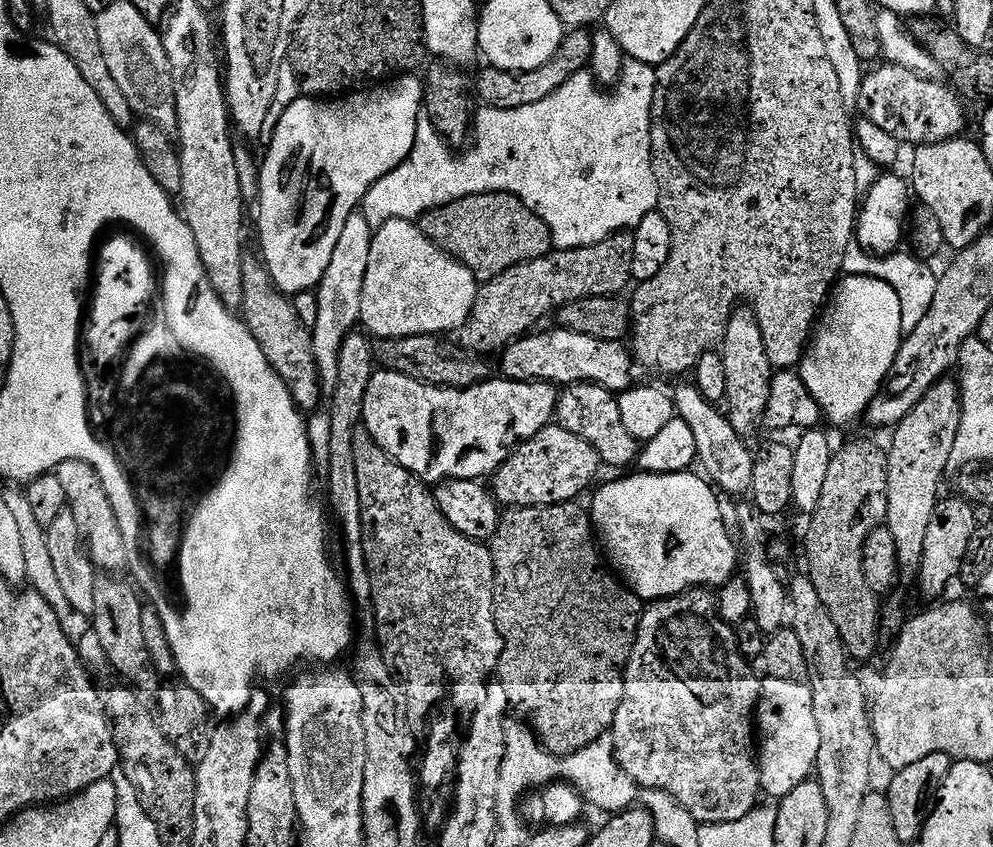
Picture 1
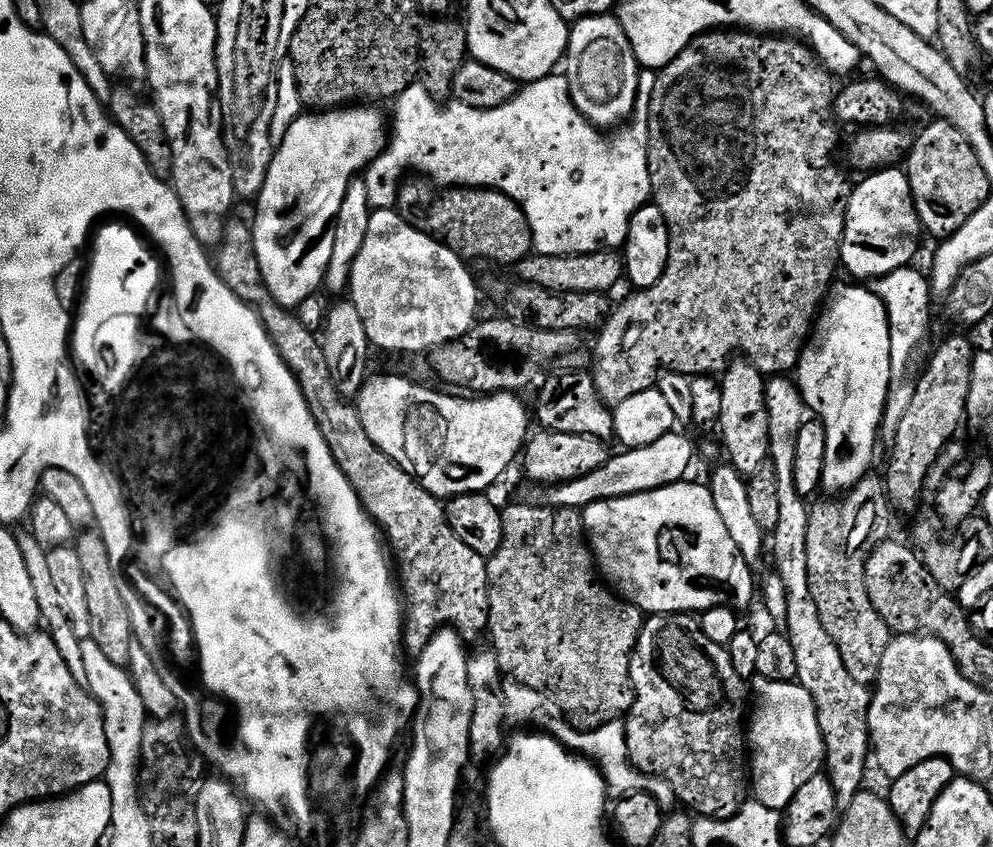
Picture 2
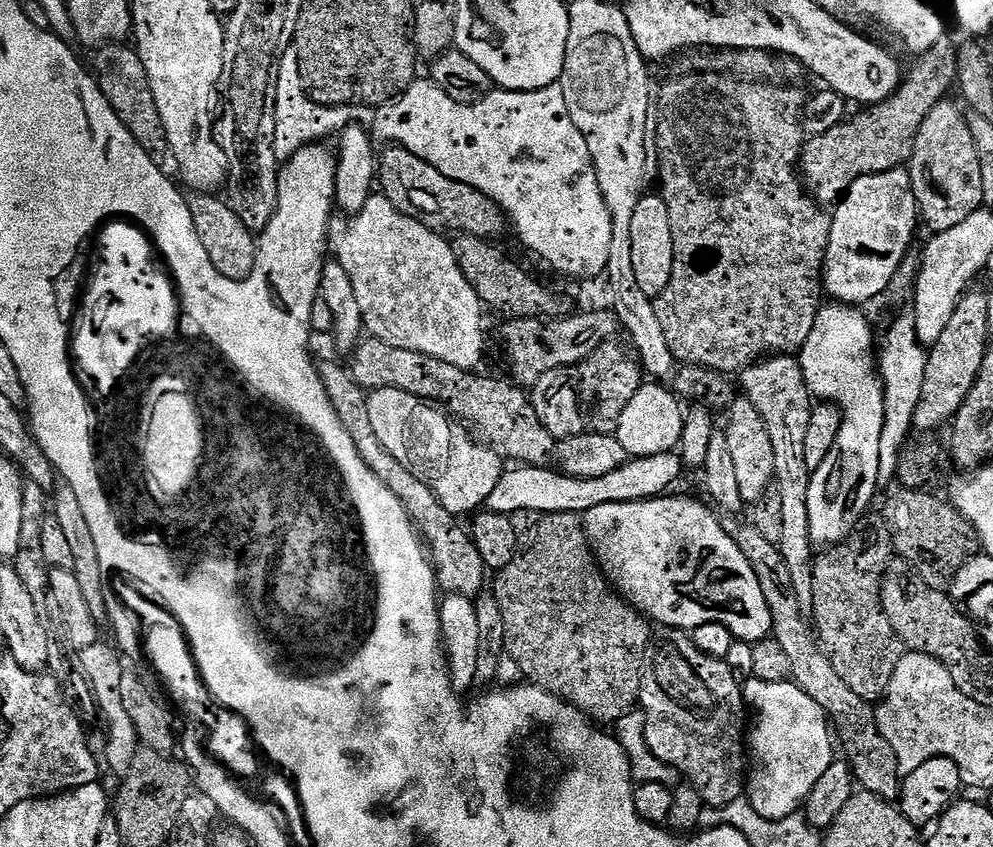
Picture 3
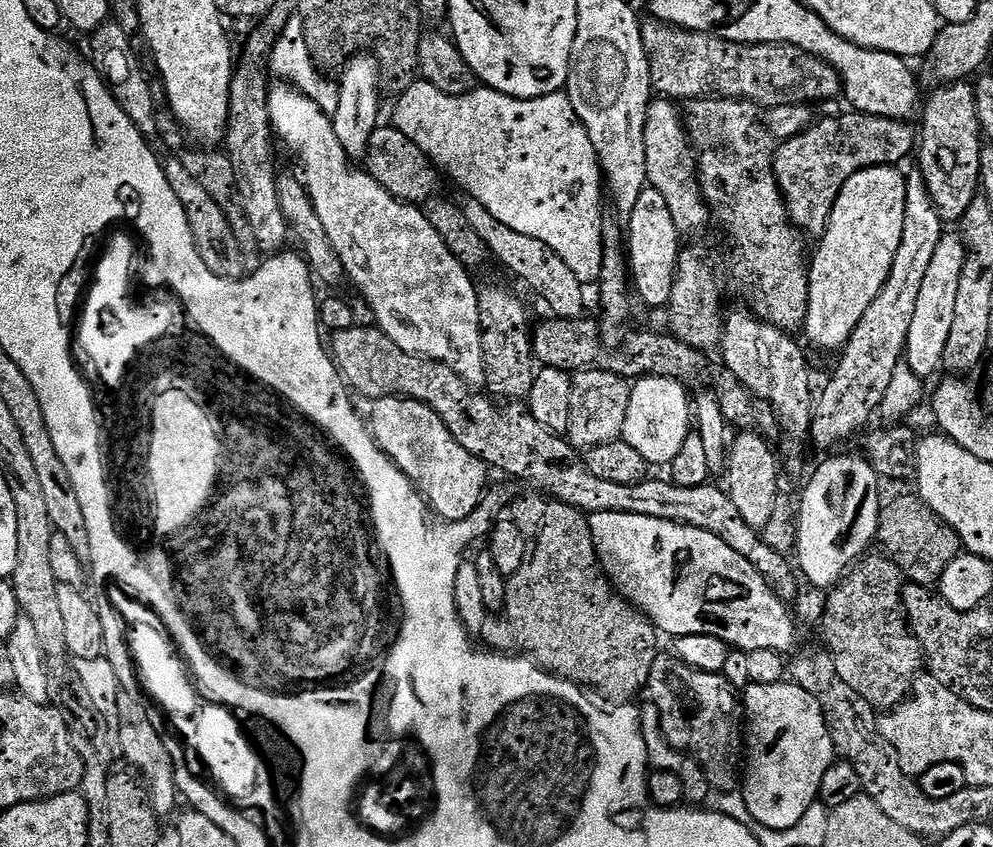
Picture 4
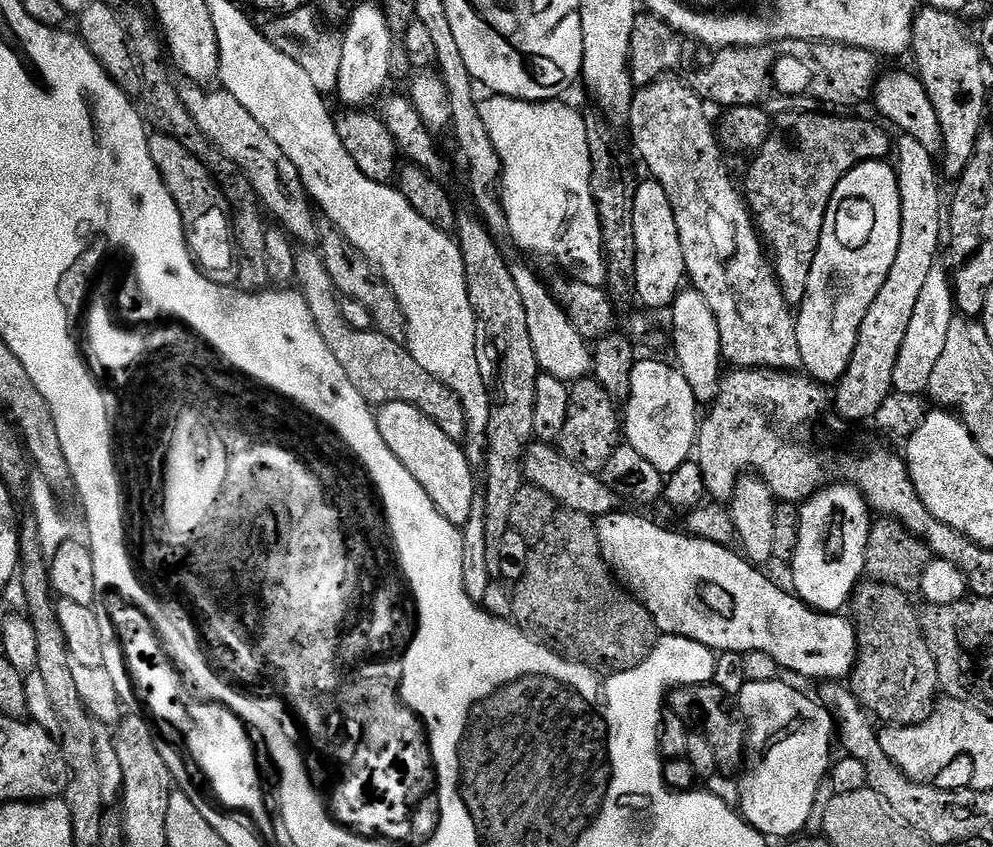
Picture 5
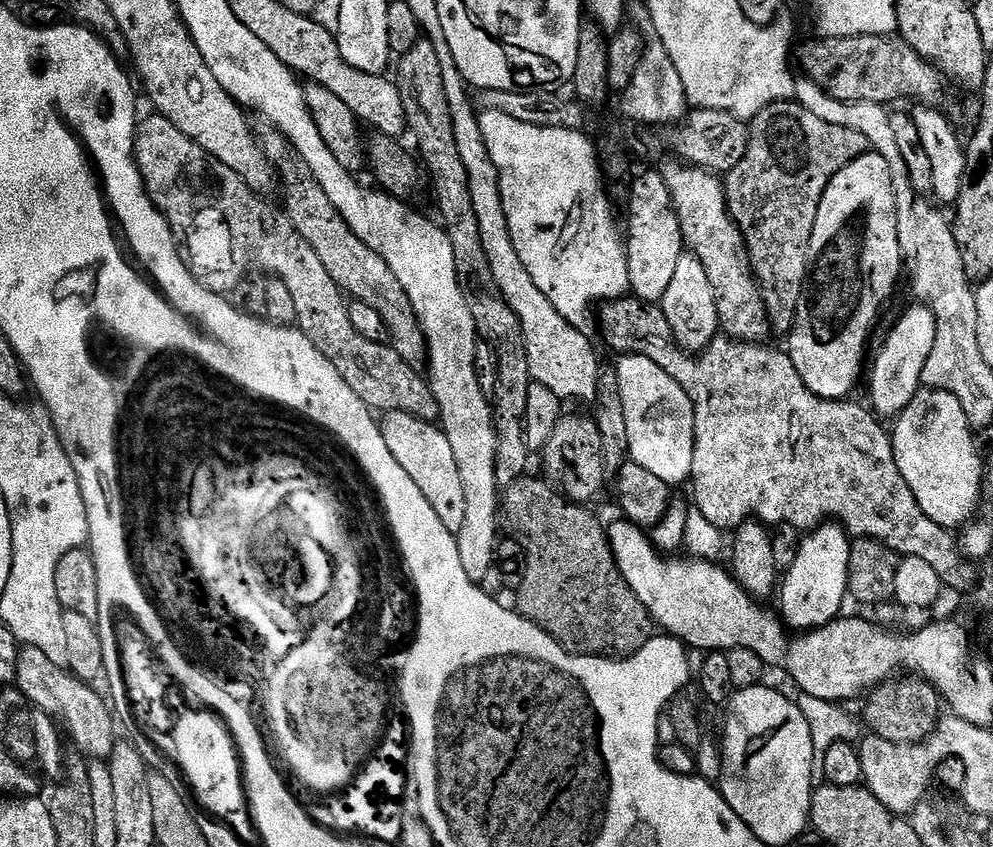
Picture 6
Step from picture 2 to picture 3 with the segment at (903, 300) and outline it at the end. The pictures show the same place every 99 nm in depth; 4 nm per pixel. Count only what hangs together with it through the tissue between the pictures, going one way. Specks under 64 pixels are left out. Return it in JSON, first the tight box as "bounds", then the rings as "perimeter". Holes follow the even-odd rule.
{"bounds":[877,316,928,490],"perimeter":[[[900,316],[888,328],[888,341],[884,349],[878,352],[878,371],[884,381],[884,421],[882,422],[882,439],[879,446],[877,489],[884,490],[894,484],[897,464],[902,449],[907,445],[913,431],[912,419],[918,398],[922,394],[922,378],[926,374],[928,354],[916,333],[916,317]]]}

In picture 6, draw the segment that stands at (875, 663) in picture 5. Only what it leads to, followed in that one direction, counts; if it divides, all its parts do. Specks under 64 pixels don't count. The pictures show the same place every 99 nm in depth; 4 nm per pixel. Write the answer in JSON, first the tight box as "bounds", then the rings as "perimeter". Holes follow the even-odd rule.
{"bounds":[862,678,942,744],"perimeter":[[[893,678],[880,685],[879,688],[873,688],[867,693],[866,701],[868,705],[864,708],[864,716],[862,715],[863,723],[866,725],[873,737],[877,740],[886,740],[895,744],[921,744],[923,740],[935,731],[942,719],[942,697],[936,691],[935,686],[928,683],[923,678],[908,678],[912,680],[900,680],[904,678]]]}

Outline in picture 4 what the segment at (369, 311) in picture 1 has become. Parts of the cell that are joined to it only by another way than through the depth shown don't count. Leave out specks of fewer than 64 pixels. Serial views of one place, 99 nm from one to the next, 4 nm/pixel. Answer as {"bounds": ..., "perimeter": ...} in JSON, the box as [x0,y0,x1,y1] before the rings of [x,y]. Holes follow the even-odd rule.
{"bounds":[268,82,486,390],"perimeter":[[[280,82],[280,85],[273,87],[268,93],[268,113],[272,119],[272,131],[277,137],[284,139],[284,144],[290,151],[296,152],[296,156],[300,159],[300,164],[304,167],[304,176],[302,175],[302,183],[308,189],[308,196],[312,200],[314,210],[318,210],[318,218],[322,222],[322,227],[326,229],[326,234],[330,234],[330,242],[334,246],[334,250],[338,254],[338,258],[342,258],[342,266],[344,267],[345,277],[364,295],[364,300],[368,303],[368,308],[372,311],[375,323],[381,332],[386,334],[386,338],[390,338],[390,342],[394,342],[394,346],[398,346],[402,350],[406,350],[411,356],[422,356],[425,360],[436,360],[439,364],[450,366],[450,370],[454,370],[454,374],[458,374],[465,382],[474,390],[483,389],[486,385],[486,370],[484,369],[484,359],[482,358],[482,334],[480,333],[480,311],[478,310],[478,291],[477,285],[472,285],[469,269],[463,268],[458,262],[458,258],[454,258],[454,254],[450,254],[450,250],[446,250],[446,242],[442,242],[442,238],[438,238],[438,230],[434,230],[434,226],[430,226],[430,222],[424,217],[423,211],[419,207],[405,204],[403,200],[396,200],[393,196],[382,187],[381,184],[373,176],[369,176],[367,171],[358,169],[354,166],[353,161],[349,160],[346,150],[342,150],[342,142],[338,142],[338,134],[334,134],[332,129],[332,117],[323,111],[311,95],[305,94],[303,91],[293,90],[287,83]]]}

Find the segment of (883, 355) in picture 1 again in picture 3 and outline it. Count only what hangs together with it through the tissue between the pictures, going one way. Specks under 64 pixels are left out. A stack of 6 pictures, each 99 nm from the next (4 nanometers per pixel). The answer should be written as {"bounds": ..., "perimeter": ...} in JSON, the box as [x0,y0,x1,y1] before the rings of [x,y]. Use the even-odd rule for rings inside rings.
{"bounds":[798,303,884,546],"perimeter":[[[825,303],[814,322],[814,330],[810,330],[810,338],[806,338],[798,353],[806,386],[812,391],[813,397],[817,401],[836,405],[844,414],[842,430],[838,430],[838,438],[830,454],[826,454],[826,462],[822,462],[822,466],[818,466],[818,470],[812,473],[808,491],[810,534],[816,546],[835,546],[847,540],[857,531],[856,523],[867,514],[872,499],[878,495],[876,483],[884,421],[884,381],[880,378],[877,357],[871,352],[872,328],[860,312],[863,311],[859,307],[850,304]]]}

